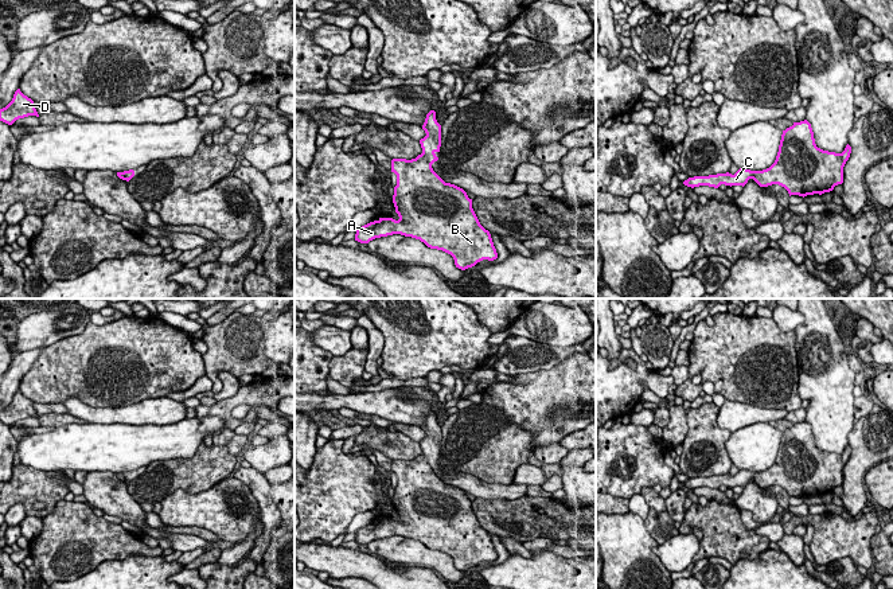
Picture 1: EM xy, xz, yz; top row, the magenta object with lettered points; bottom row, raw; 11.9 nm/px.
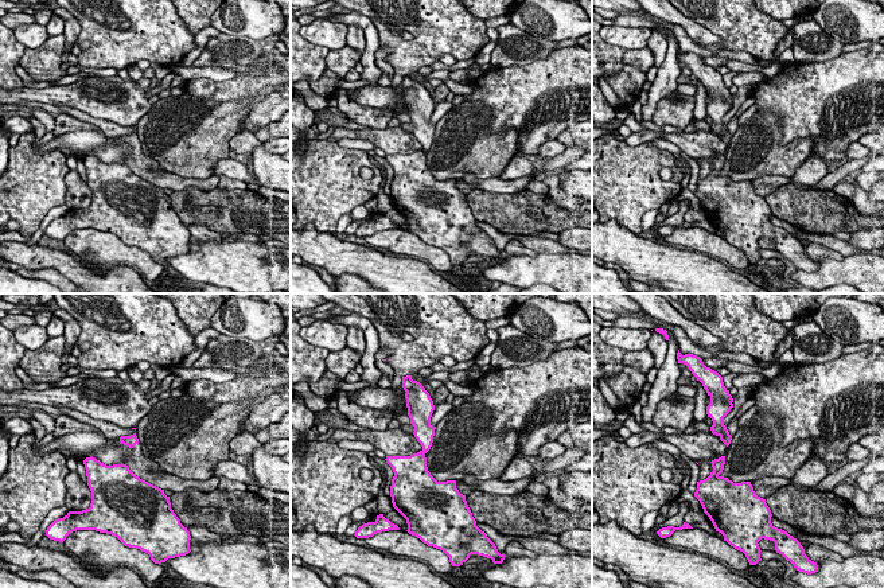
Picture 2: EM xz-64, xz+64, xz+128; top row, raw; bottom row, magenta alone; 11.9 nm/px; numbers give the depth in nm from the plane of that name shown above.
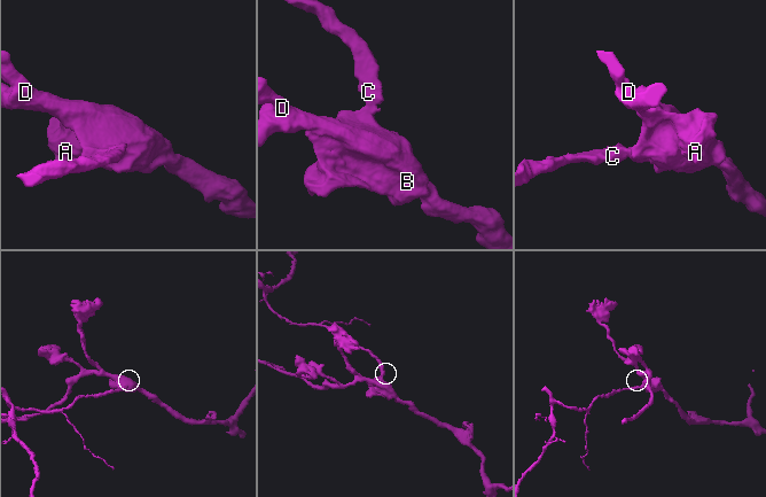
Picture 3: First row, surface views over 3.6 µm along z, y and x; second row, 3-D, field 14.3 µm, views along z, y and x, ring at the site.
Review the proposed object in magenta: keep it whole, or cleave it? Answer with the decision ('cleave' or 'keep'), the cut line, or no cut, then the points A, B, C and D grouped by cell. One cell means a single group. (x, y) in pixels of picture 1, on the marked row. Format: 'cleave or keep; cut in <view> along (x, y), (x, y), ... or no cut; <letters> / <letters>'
cleave; cut in xz along (422, 152), (431, 164); A B D / C

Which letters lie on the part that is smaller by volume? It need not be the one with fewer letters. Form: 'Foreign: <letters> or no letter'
Foreign: C

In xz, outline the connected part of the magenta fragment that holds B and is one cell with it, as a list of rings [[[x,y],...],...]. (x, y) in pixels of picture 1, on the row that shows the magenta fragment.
[[[421,153],[416,159],[393,159],[391,172],[397,175],[393,203],[399,219],[379,218],[356,229],[355,241],[368,243],[370,241],[393,234],[401,234],[420,239],[430,249],[451,254],[456,268],[465,270],[483,260],[498,258],[491,234],[486,230],[473,208],[472,199],[467,192],[451,183],[445,183],[432,168],[428,157]]]

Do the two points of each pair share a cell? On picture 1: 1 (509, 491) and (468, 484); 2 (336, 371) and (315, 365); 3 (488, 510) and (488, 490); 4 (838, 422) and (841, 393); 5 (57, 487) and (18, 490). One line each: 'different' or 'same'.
1: same
2: different
3: different
4: same
5: same

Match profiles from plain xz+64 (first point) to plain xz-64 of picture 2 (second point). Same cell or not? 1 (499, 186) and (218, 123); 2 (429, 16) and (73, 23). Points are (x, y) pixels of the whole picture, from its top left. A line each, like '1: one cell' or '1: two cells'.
1: two cells
2: two cells

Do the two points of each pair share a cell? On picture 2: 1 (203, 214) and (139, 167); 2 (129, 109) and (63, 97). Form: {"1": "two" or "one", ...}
{"1": "two", "2": "one"}

